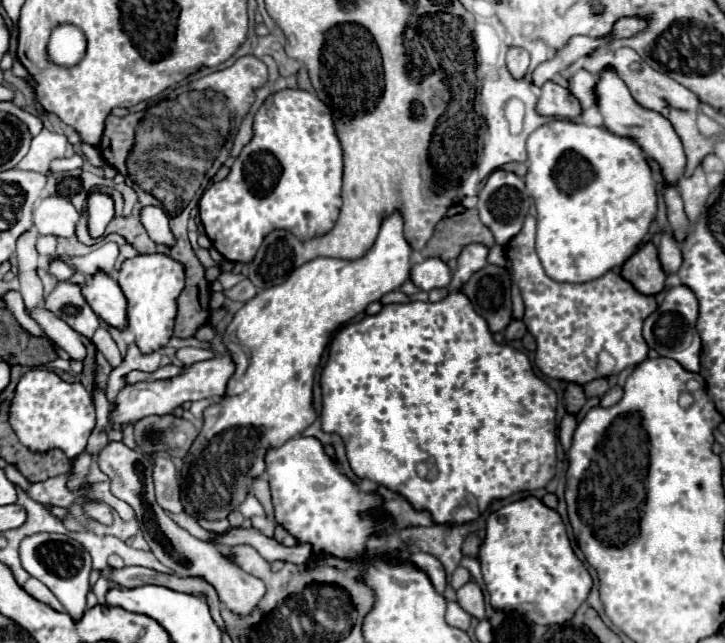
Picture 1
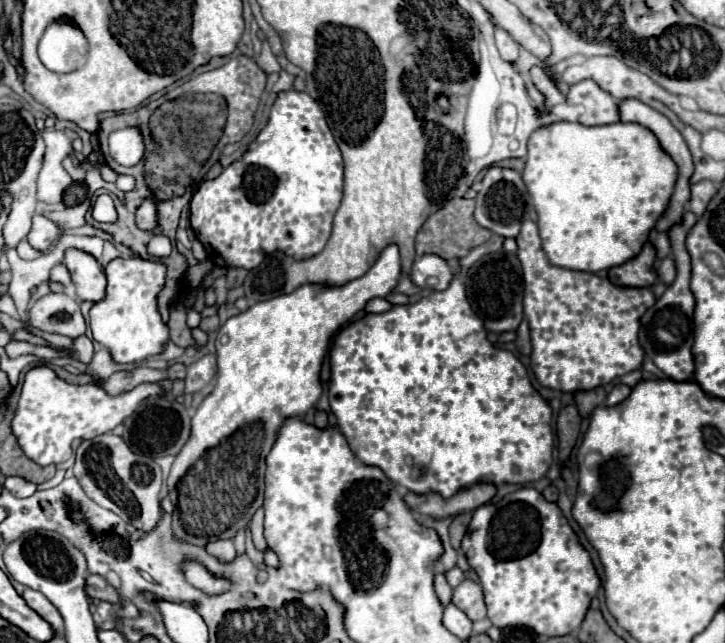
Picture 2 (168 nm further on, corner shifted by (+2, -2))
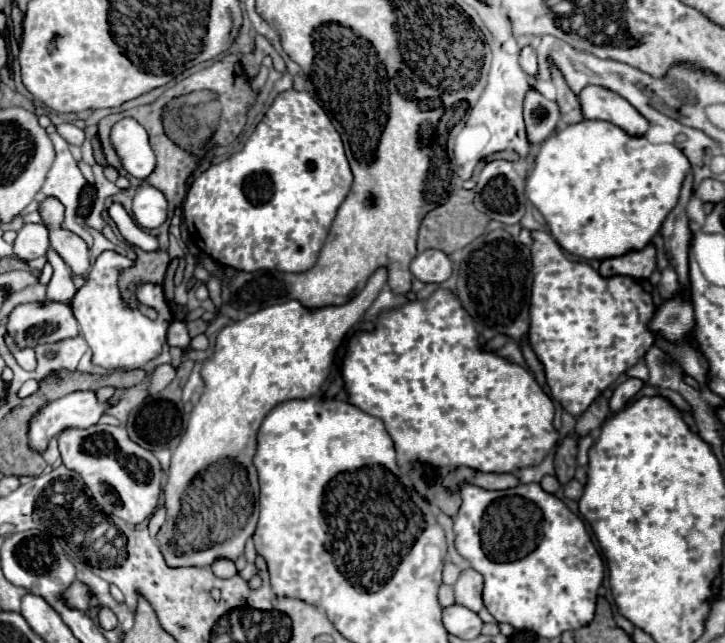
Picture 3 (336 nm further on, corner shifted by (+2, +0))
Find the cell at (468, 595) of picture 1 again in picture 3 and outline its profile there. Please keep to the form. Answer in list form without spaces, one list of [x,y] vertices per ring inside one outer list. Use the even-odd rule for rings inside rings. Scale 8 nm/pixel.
[[[473,568],[463,570],[463,574],[459,576],[459,580],[455,582],[455,602],[479,612],[483,608],[483,600],[481,600],[481,592],[483,592],[483,576],[479,572],[475,572]]]

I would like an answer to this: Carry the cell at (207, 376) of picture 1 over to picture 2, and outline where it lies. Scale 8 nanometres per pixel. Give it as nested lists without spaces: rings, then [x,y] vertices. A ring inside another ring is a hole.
[[[37,366],[27,374],[27,380],[23,384],[13,430],[27,458],[37,462],[39,466],[59,464],[73,456],[71,440],[89,440],[103,432],[111,432],[117,424],[121,424],[137,410],[143,398],[155,394],[161,394],[159,384],[139,384],[125,394],[109,396],[101,386],[75,386],[61,380],[49,366]]]

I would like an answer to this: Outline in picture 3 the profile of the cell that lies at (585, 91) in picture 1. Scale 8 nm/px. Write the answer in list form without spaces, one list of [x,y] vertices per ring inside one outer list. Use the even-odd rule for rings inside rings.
[[[585,86],[579,92],[579,102],[583,116],[589,120],[607,120],[635,136],[649,128],[649,122],[625,98],[603,86]]]

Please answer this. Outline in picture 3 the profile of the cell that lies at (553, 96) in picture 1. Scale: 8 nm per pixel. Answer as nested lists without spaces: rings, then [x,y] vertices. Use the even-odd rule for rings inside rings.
[[[527,46],[527,48],[523,48],[521,50],[521,54],[519,54],[519,64],[521,64],[521,68],[523,70],[527,70],[527,74],[531,76],[531,78],[535,78],[537,76],[537,54],[535,54],[535,50],[531,48],[531,46]]]

